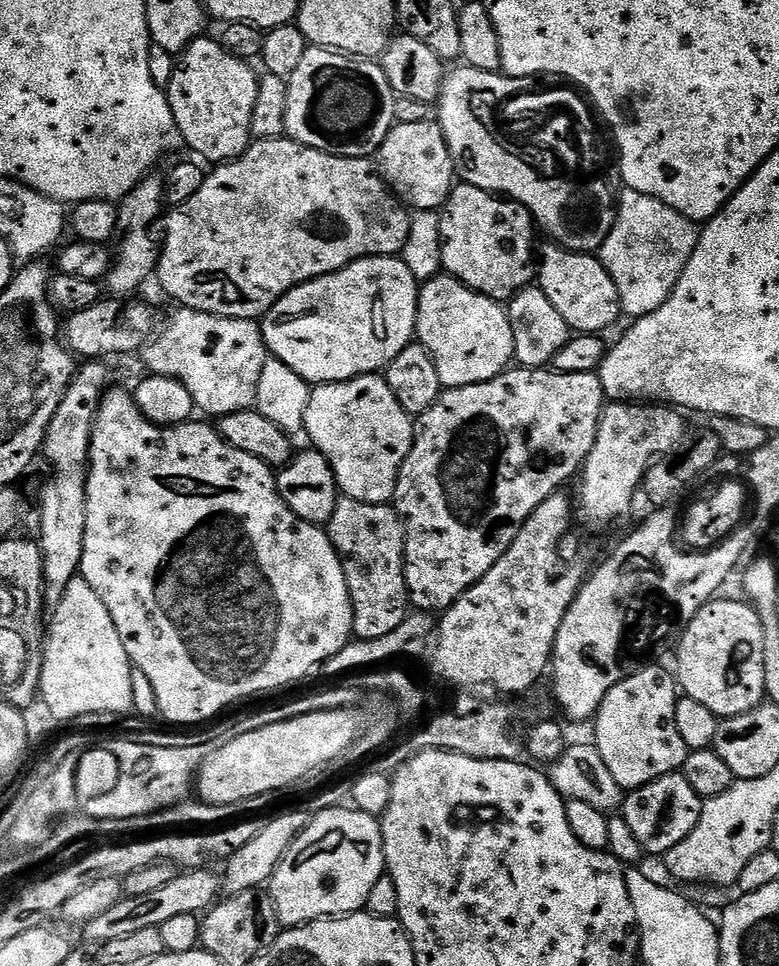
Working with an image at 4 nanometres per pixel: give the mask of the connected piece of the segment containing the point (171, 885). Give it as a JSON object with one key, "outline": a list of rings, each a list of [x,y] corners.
{"outline":[[[208,868],[181,871],[166,886],[158,886],[151,894],[121,898],[117,904],[110,906],[106,914],[98,914],[96,920],[86,925],[86,932],[97,945],[114,942],[114,938],[127,938],[138,930],[150,930],[162,926],[169,918],[178,914],[203,914],[217,903],[222,896],[222,880]]]}

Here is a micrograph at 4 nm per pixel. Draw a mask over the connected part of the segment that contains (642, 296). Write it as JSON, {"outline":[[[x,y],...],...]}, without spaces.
{"outline":[[[624,188],[621,193],[616,206],[616,221],[606,242],[600,247],[598,258],[604,263],[610,278],[614,278],[614,286],[618,286],[621,313],[625,317],[639,318],[654,314],[654,310],[658,310],[658,306],[674,294],[674,286],[678,286],[678,278],[682,278],[682,270],[686,270],[686,262],[690,262],[694,254],[700,228],[690,218],[678,214],[678,210],[666,206],[666,202],[650,198],[650,194],[638,194],[633,188]]]}

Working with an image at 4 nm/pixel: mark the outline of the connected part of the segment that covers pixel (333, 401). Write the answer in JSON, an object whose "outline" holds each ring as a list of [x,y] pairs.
{"outline":[[[383,375],[356,376],[337,384],[321,384],[312,388],[312,397],[306,406],[304,432],[312,439],[311,447],[321,452],[334,470],[336,487],[343,495],[358,502],[386,504],[395,497],[398,474],[402,462],[412,449],[413,417],[394,398],[387,379]]]}

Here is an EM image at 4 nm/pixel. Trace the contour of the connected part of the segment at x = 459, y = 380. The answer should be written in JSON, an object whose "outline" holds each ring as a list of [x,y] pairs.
{"outline":[[[441,274],[419,285],[416,297],[415,339],[434,358],[438,366],[438,378],[445,389],[474,386],[500,376],[514,360],[514,334],[510,330],[510,318],[505,305],[499,300],[491,300],[481,292],[467,288],[453,276]]]}

